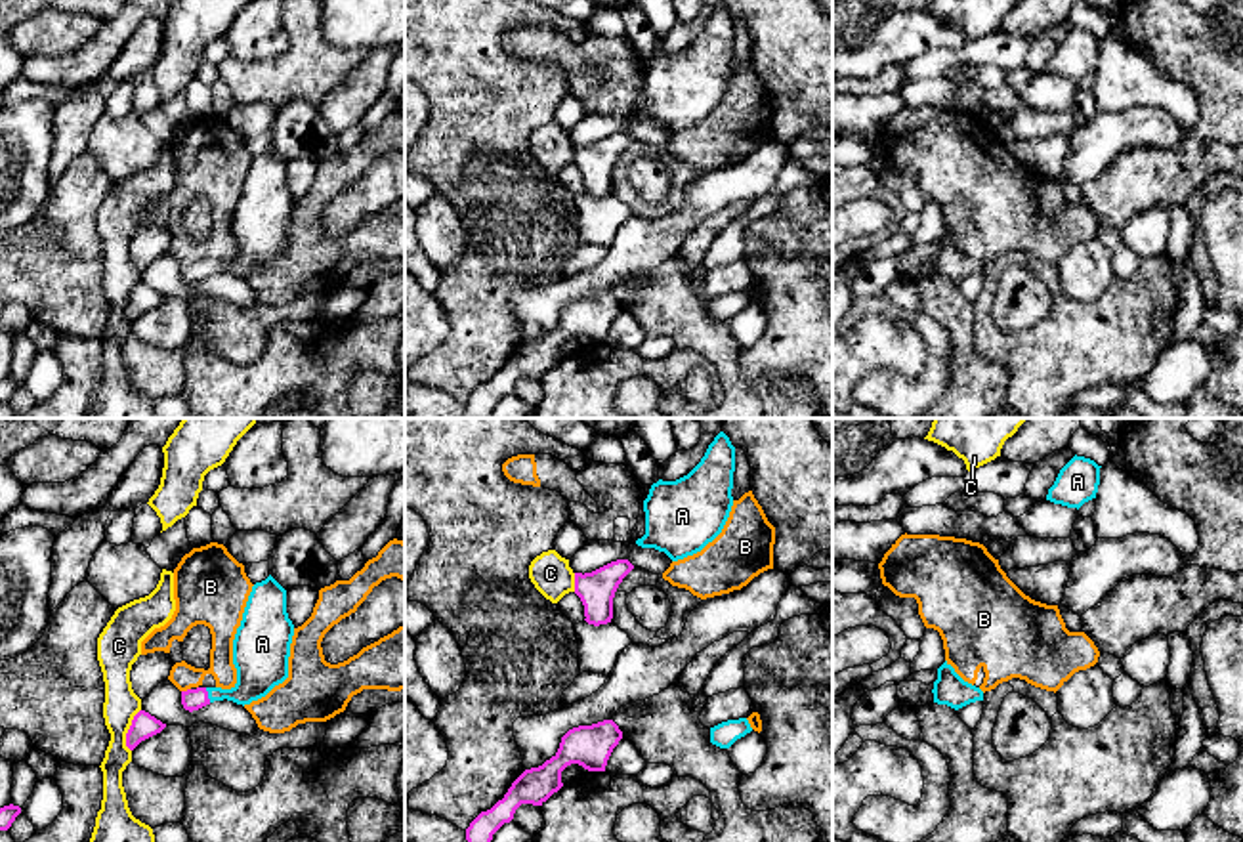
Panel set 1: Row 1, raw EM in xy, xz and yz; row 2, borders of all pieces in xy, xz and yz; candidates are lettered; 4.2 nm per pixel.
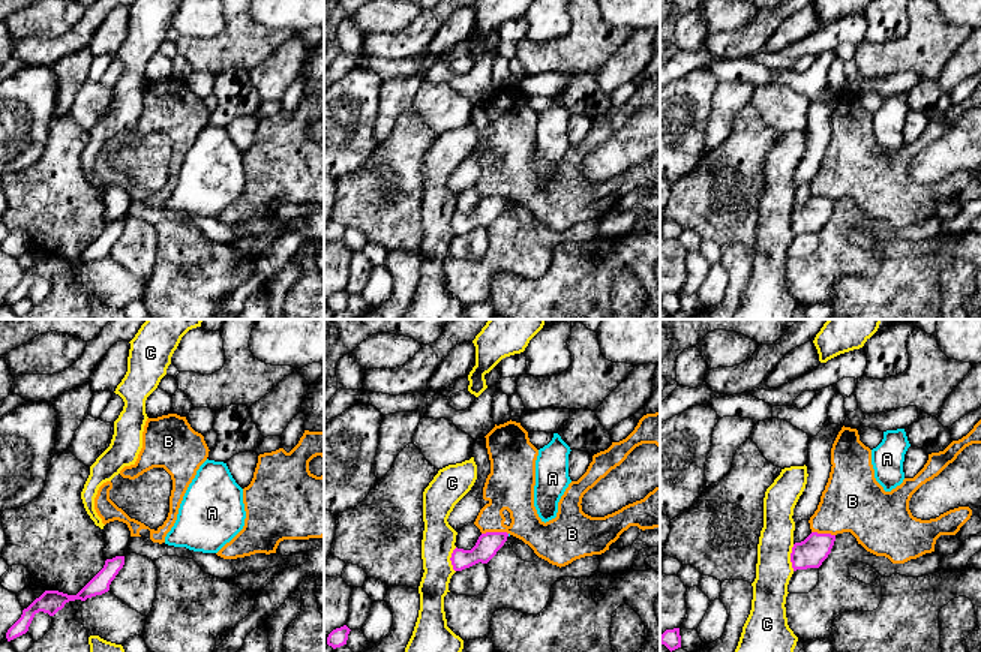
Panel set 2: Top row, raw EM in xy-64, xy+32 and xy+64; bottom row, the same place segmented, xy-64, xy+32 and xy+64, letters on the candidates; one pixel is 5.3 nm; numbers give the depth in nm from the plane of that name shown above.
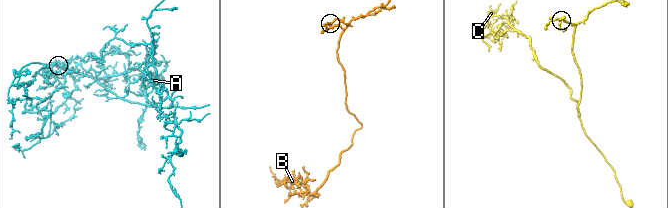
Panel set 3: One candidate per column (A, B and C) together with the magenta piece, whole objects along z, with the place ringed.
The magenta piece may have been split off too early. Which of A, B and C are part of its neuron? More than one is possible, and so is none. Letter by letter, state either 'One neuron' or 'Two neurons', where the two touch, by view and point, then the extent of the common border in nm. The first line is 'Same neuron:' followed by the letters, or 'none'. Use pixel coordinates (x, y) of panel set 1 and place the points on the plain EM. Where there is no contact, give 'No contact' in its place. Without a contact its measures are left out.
Same neuron: A
A: One neuron. Touches magenta at xy (207, 268). Shared border 70 nm
B: Two neurons. Touches magenta at xy (188, 262). Shared border 40 nm
C: Two neurons. Touches magenta at xy (128, 302). Shared border 190 nm

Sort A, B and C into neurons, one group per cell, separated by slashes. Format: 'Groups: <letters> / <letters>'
Groups: A / B / C

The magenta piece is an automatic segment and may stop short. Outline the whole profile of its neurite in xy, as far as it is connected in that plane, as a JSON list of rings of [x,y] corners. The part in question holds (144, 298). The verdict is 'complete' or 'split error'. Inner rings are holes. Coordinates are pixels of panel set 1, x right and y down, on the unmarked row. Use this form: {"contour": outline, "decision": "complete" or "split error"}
{"contour": [[[139,283],[134,288],[132,298],[126,305],[126,319],[130,323],[134,323],[141,313],[160,305],[164,300],[166,300],[166,296],[162,296],[160,292],[157,292],[149,284]]], "decision": "complete"}

